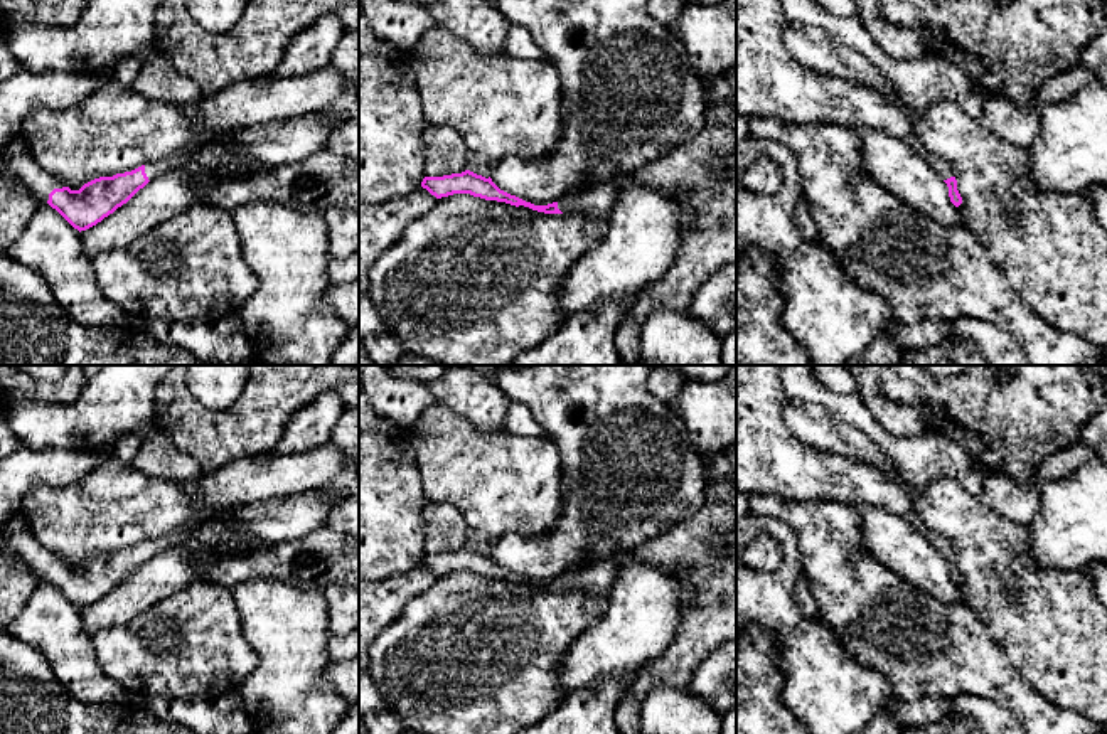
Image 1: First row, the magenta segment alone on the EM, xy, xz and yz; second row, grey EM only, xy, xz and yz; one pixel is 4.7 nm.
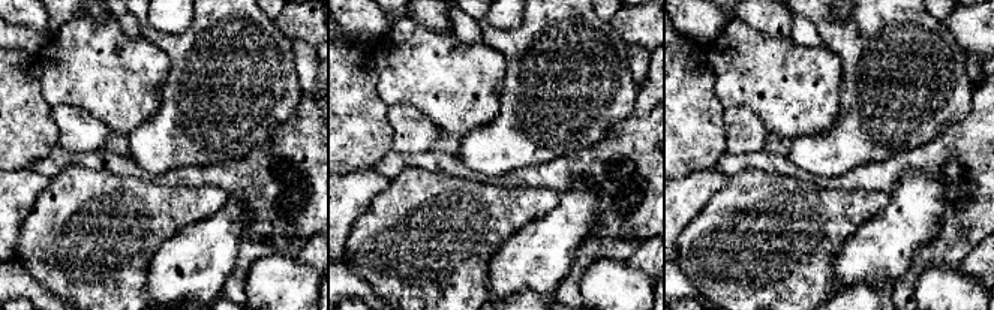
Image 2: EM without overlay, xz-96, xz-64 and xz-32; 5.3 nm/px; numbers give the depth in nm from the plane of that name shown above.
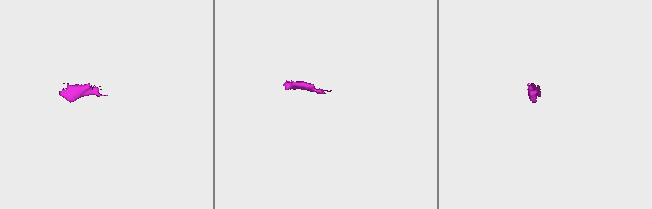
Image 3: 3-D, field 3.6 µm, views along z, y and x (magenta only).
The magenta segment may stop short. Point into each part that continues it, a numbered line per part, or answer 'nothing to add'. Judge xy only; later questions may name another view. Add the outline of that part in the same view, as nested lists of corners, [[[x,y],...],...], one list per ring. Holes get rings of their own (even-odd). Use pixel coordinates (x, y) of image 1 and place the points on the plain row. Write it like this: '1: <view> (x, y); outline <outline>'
1: xy (19, 537); outline [[[20,513],[7,522],[7,544],[42,581],[47,581],[54,566],[66,564],[34,537]]]
2: xy (162, 542); outline [[[184,532],[160,535],[153,540],[147,540],[145,550],[147,550],[148,557],[155,557],[162,550],[167,550],[167,549],[174,547],[175,544],[179,544],[182,539],[184,539]]]

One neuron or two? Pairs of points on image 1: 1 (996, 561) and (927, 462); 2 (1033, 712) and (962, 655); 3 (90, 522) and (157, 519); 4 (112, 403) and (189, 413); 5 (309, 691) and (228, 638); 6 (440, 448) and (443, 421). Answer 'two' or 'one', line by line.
1: two
2: one
3: one
4: two
5: two
6: one

